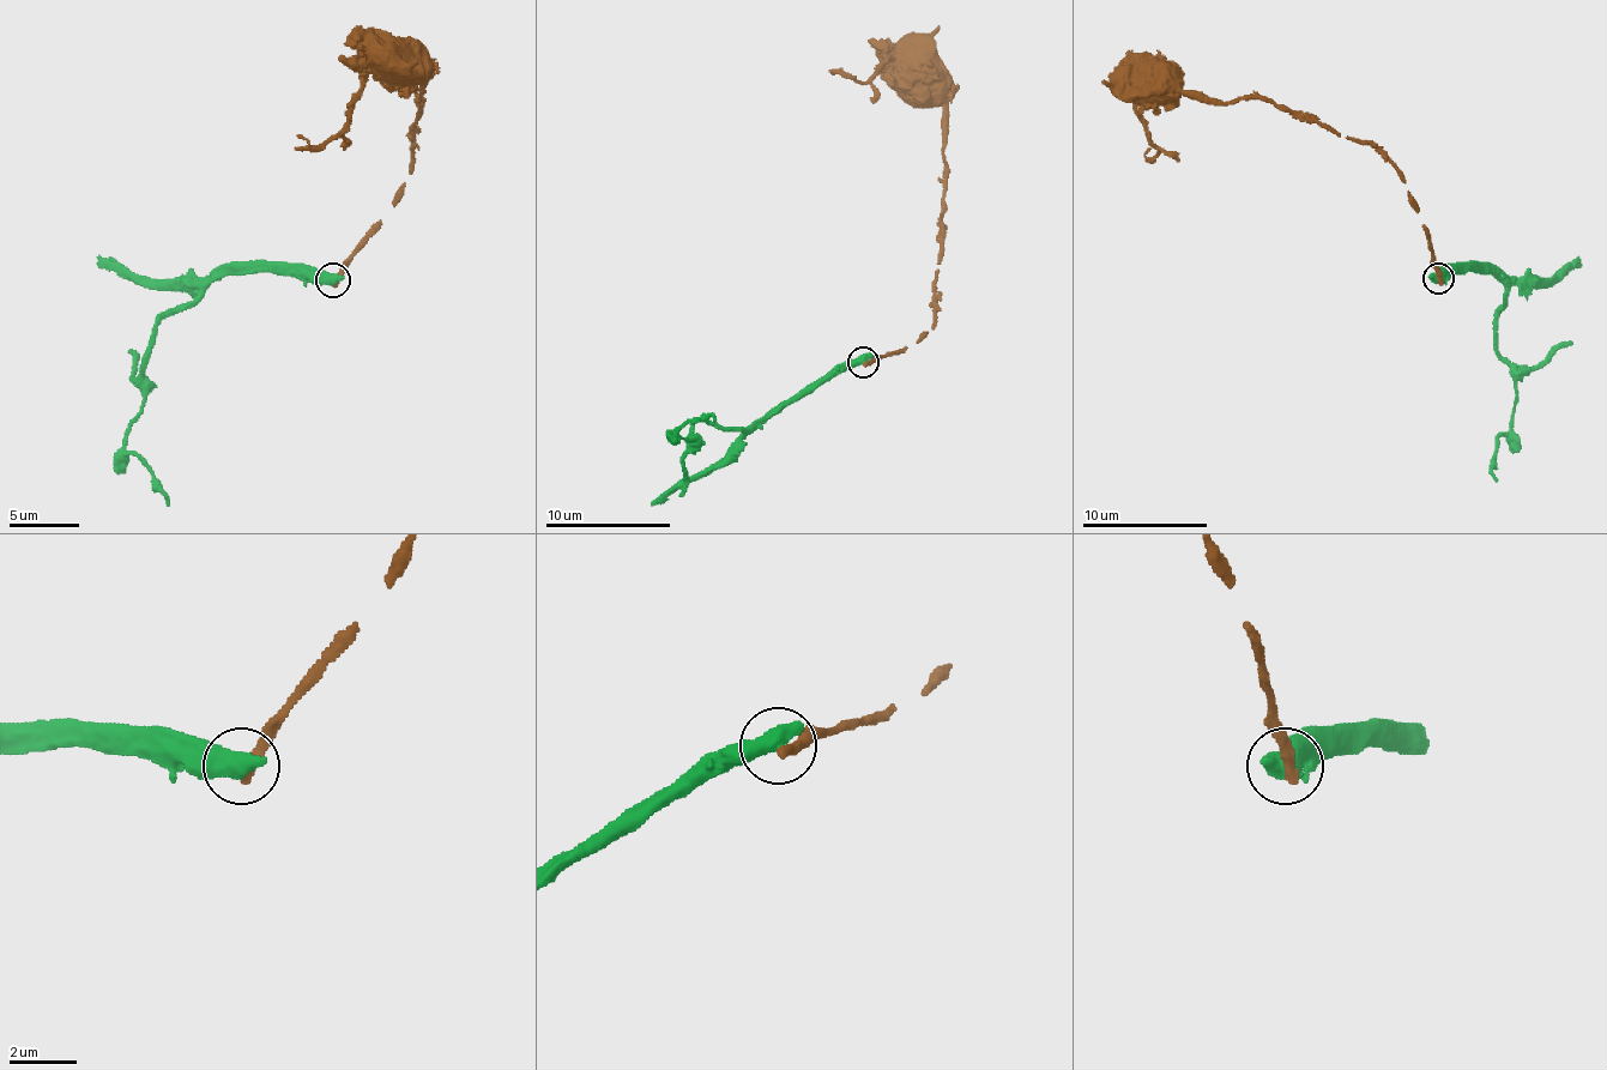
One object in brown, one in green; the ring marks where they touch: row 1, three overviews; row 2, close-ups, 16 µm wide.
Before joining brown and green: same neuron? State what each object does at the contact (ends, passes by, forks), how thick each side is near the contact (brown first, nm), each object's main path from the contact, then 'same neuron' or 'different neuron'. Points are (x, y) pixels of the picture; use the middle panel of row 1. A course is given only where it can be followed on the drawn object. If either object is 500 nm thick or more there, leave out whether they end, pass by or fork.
360/700 nm | brown via (863, 362), (919, 344), (931, 328), (941, 216), (947, 187), (943, 103), (922, 84) | green via (863, 362), (834, 366), (747, 428), (716, 428), (698, 422), (690, 440), (675, 431), (710, 416), (716, 422) | different neuron

